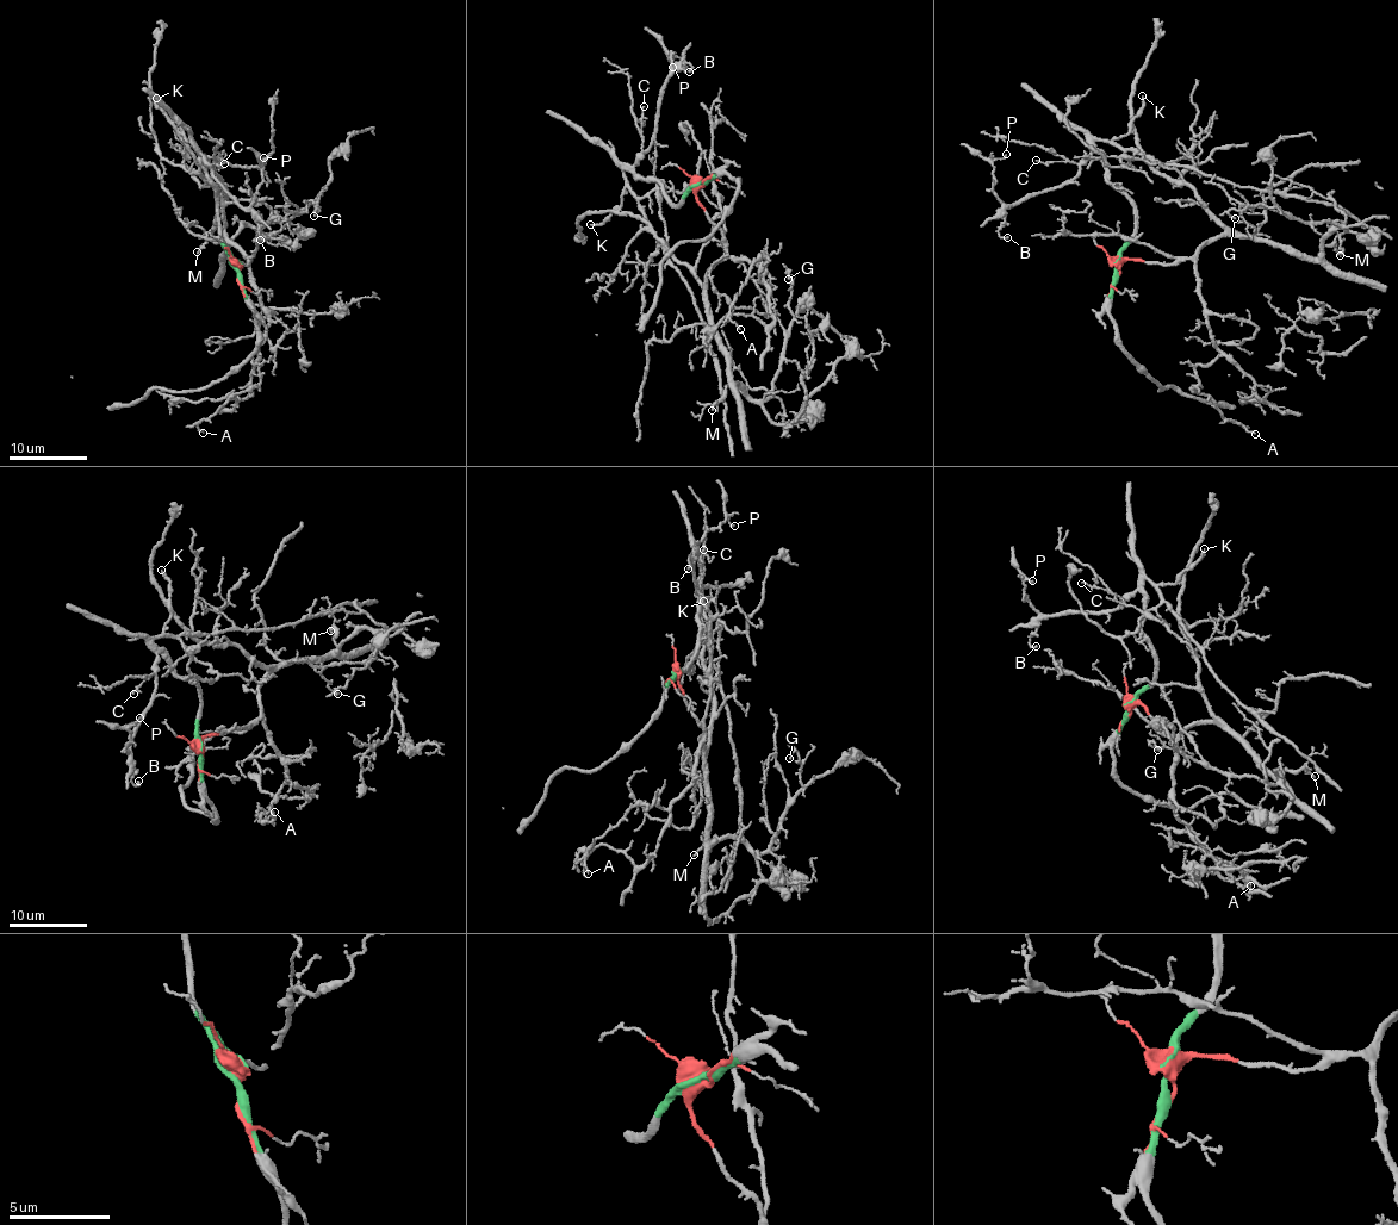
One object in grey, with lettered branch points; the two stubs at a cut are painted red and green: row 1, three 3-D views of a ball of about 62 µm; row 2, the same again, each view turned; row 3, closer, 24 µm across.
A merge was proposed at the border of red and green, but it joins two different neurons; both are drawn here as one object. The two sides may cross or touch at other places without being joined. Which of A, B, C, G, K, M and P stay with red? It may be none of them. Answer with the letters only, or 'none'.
A, G, M

